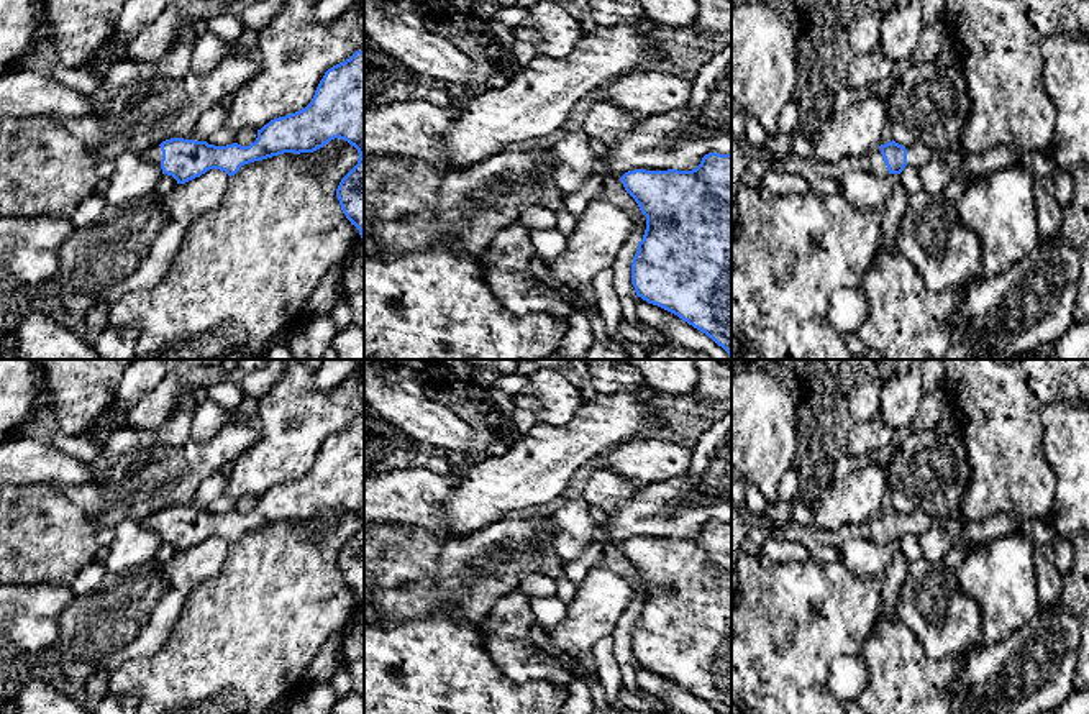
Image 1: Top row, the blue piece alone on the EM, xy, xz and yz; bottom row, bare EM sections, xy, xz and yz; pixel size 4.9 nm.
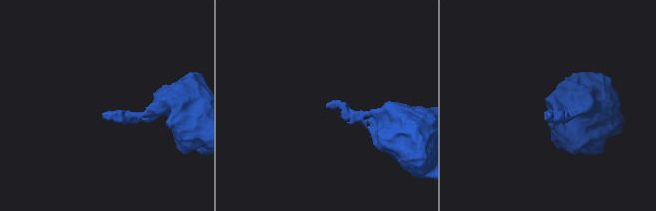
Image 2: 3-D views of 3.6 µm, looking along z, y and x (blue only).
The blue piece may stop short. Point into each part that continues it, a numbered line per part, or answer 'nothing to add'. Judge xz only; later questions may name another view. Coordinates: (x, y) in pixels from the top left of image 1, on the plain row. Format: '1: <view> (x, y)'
nothing to add

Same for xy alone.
1: xy (153, 521)

